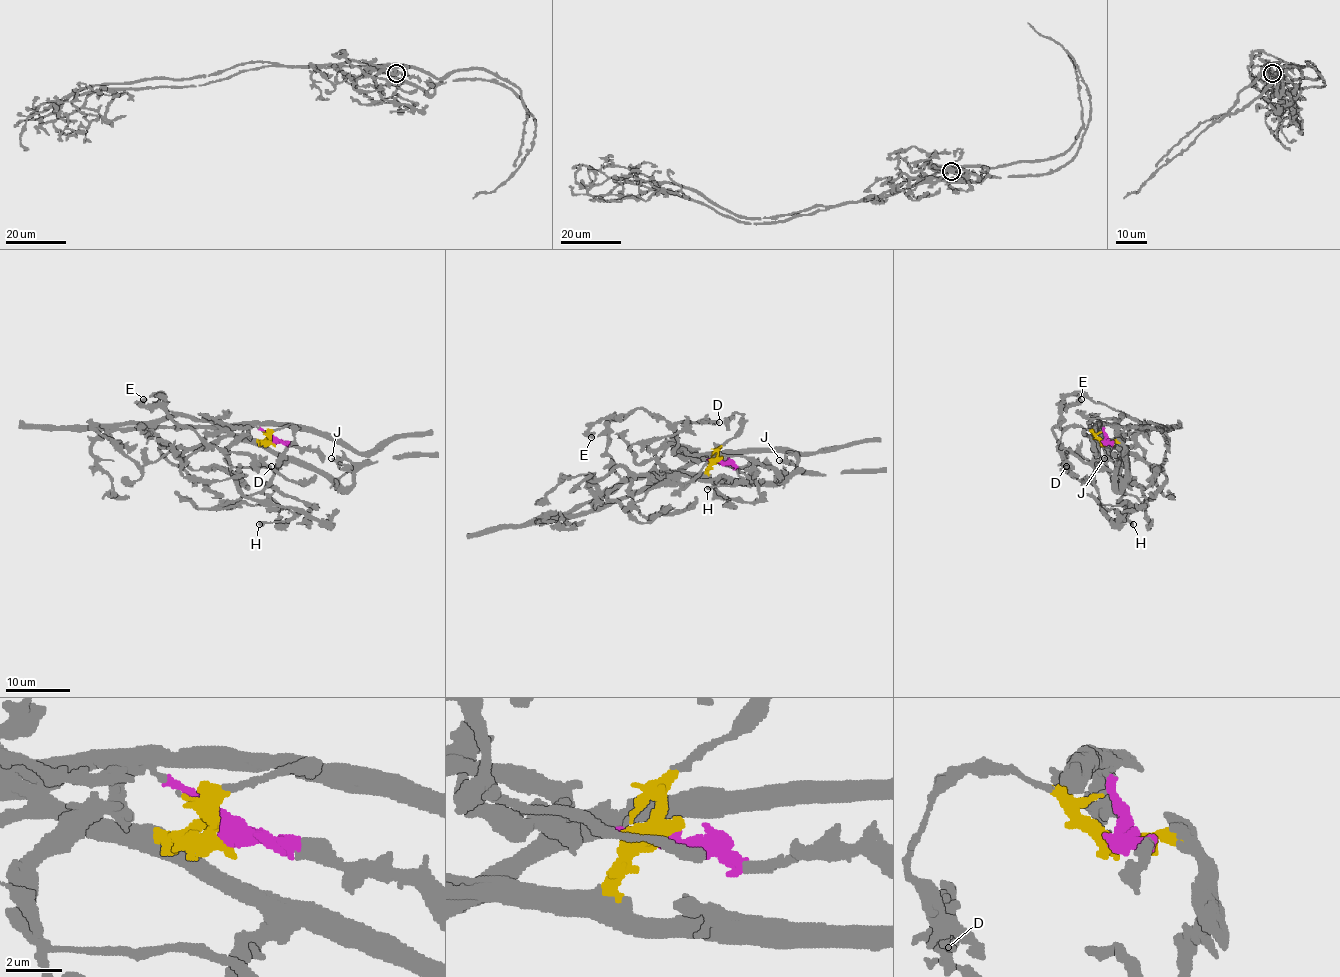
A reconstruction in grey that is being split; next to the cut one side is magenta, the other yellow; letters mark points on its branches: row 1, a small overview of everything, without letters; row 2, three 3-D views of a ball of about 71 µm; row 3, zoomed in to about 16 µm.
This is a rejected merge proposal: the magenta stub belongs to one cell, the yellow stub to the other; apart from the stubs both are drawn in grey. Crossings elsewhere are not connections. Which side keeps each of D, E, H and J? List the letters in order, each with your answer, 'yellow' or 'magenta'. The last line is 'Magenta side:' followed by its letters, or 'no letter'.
D: magenta
E: magenta
H: magenta
J: yellow
Magenta side: D, E, H

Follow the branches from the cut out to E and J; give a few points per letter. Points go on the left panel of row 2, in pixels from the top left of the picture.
E: (271, 441), (252, 426), (231, 447), (229, 462), (162, 409), (146, 407), (144, 399)
J: (271, 443), (260, 443), (305, 462), (342, 486), (350, 486), (352, 465), (346, 459), (331, 459)

